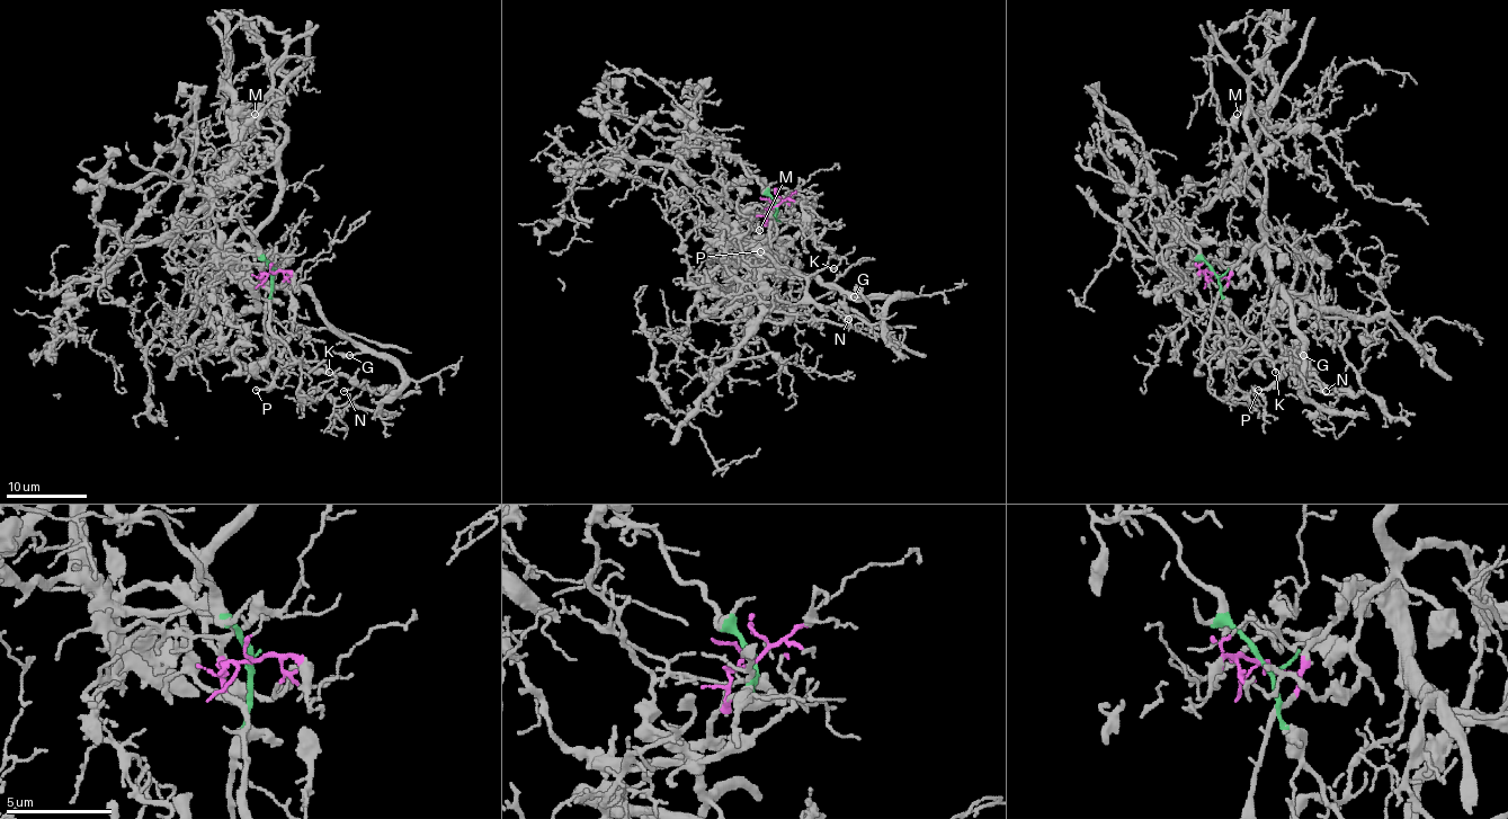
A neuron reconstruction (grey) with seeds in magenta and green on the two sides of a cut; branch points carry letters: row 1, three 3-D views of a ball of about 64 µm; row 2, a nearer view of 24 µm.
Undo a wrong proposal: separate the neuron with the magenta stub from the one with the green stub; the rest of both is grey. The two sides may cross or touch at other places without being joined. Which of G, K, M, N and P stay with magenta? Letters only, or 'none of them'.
G, M, P

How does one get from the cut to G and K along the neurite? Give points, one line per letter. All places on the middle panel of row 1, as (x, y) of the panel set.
G: (776, 206), (751, 241), (735, 243), (725, 259), (808, 273), (833, 288), (866, 297), (854, 297)
K: (776, 206), (776, 216), (769, 226), (769, 251), (774, 257), (805, 277), (828, 267), (833, 269)

